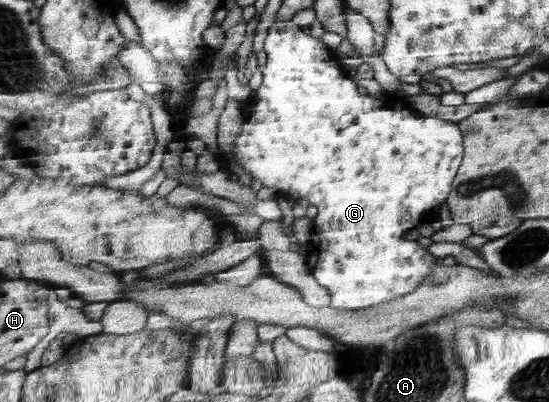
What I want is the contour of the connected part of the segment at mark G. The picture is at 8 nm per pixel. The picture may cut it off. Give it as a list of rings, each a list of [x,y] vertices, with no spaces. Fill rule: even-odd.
[[[295,20],[277,22],[268,29],[268,34],[264,43],[267,60],[263,69],[262,83],[255,90],[250,105],[243,110],[243,131],[235,139],[235,149],[233,149],[233,160],[239,162],[241,168],[251,172],[255,180],[261,182],[262,186],[275,188],[278,195],[293,196],[295,200],[305,198],[309,204],[318,209],[318,218],[313,221],[313,243],[308,255],[308,264],[311,273],[317,278],[321,286],[331,292],[330,306],[338,309],[358,311],[373,307],[375,305],[387,303],[393,299],[403,297],[417,289],[419,284],[430,276],[431,270],[441,264],[441,259],[431,256],[428,248],[419,246],[416,240],[405,240],[408,230],[417,229],[423,222],[433,216],[441,204],[447,203],[451,191],[453,191],[455,177],[465,158],[464,136],[462,128],[458,123],[441,120],[439,117],[423,116],[419,112],[406,106],[399,98],[395,101],[385,103],[381,96],[379,99],[371,95],[361,95],[357,90],[355,80],[347,78],[340,62],[335,62],[327,46],[311,36]]]

